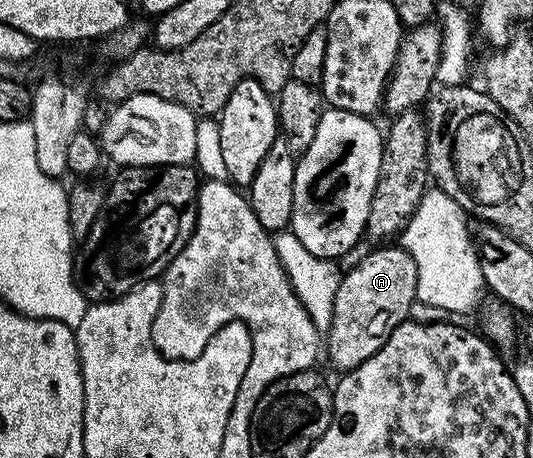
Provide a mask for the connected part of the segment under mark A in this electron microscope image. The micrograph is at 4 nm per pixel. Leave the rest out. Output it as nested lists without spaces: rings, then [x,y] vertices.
[[[401,246],[373,247],[361,264],[340,277],[338,294],[334,294],[334,314],[326,329],[326,356],[334,367],[346,373],[357,368],[374,354],[394,334],[394,330],[409,319],[410,304],[415,302],[418,268],[414,258]]]

